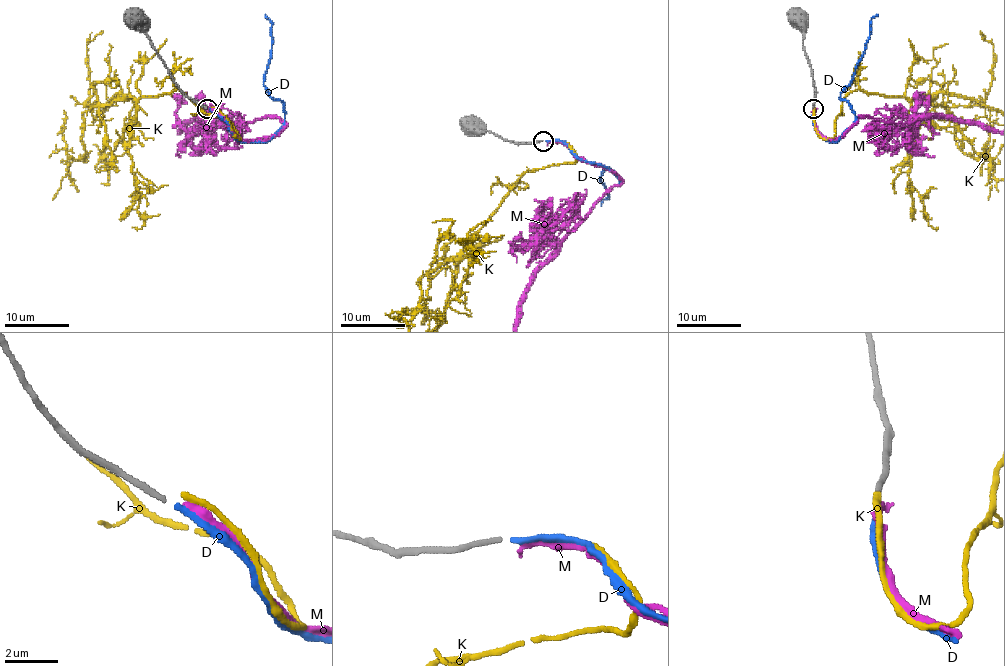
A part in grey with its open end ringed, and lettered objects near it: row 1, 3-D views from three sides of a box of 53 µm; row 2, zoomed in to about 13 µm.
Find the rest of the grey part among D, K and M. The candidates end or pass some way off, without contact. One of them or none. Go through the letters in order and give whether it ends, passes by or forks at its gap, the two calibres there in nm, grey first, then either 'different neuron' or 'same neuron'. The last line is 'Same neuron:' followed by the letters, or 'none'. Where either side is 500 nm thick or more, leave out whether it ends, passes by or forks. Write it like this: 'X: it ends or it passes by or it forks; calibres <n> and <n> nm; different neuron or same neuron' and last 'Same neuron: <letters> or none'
D: it ends; calibres 200 and 200 nm; same neuron
K: it ends; calibres 200 and 240 nm; different neuron
M: it ends; calibres 200 and 320 nm; different neuron
Same neuron: D

